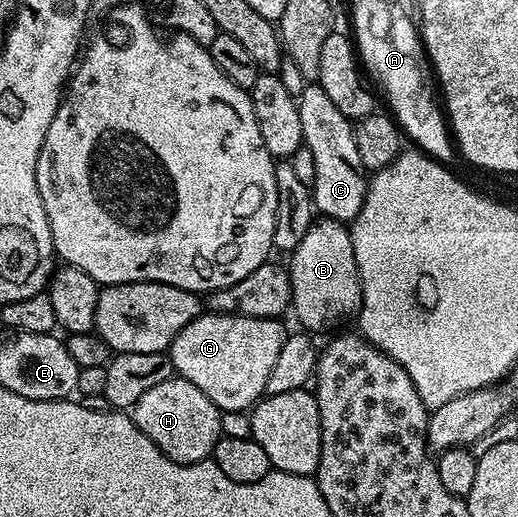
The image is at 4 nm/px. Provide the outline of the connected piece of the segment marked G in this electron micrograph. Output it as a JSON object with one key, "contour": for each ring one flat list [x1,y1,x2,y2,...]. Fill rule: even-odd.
{"contour":[[204,312,185,324,171,341,169,357,174,373,189,384,197,384,220,411,250,411,264,397,269,372,273,372,281,344,287,339,288,331,281,323,279,318]]}

